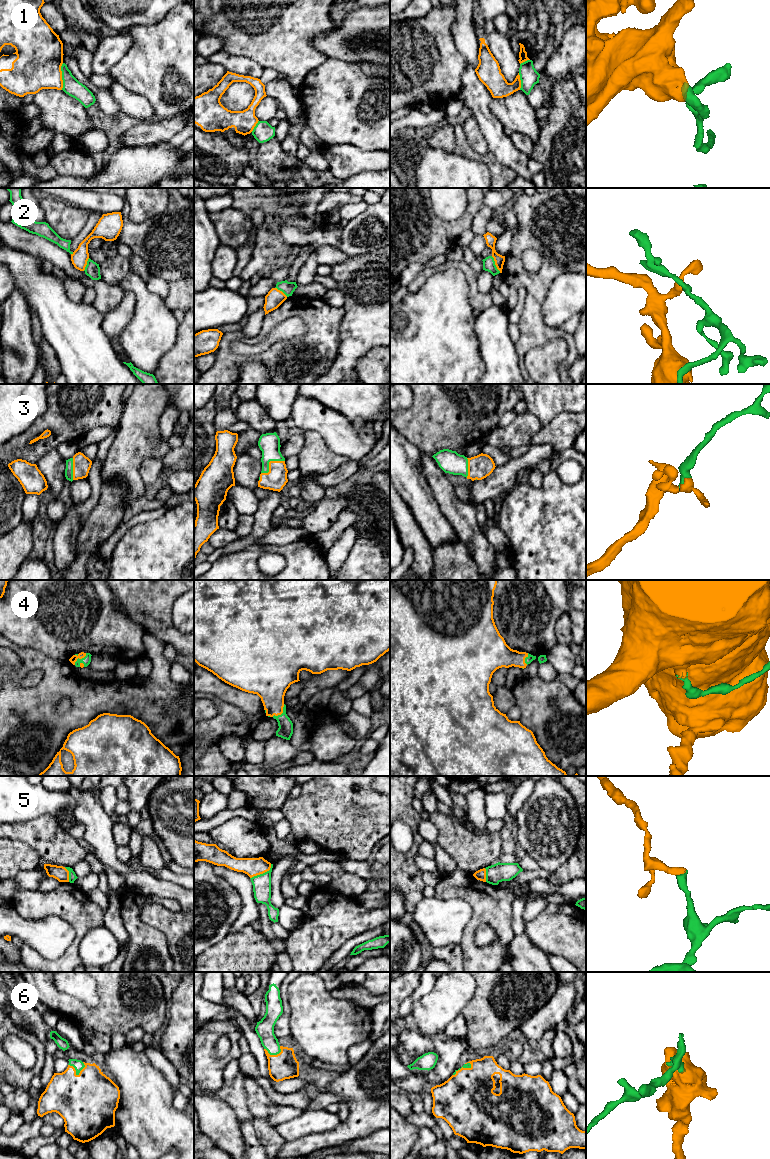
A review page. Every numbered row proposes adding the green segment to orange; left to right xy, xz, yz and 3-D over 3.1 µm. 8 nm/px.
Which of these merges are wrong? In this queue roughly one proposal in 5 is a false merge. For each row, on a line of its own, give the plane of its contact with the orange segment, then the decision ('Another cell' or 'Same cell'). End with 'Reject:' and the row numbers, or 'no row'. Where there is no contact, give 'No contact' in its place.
1: Touches orange in xy. Another cell
2: Touches orange in yz. Another cell
3: Touches orange in xz. Same cell
4: Touches orange in xy. Same cell
5: Touches orange in xz. Same cell
6: Touches orange in xy. Same cell
Reject: 1, 2

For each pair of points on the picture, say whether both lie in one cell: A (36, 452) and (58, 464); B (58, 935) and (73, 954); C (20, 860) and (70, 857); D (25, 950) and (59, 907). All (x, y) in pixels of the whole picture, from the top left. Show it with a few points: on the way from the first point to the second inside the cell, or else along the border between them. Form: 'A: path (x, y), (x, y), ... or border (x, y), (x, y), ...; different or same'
A: border (55, 448), (47, 451), (35, 463); different
B: border (70, 924), (72, 943), (48, 960); different
C: border (23, 843), (27, 843), (38, 854), (42, 862); different
D: path (48, 961), (62, 961), (73, 950), (78, 928); same

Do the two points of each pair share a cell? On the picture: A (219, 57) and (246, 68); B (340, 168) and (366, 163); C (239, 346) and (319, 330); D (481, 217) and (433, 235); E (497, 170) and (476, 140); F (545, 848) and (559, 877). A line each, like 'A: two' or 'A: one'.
A: one
B: one
C: two
D: two
E: two
F: two

